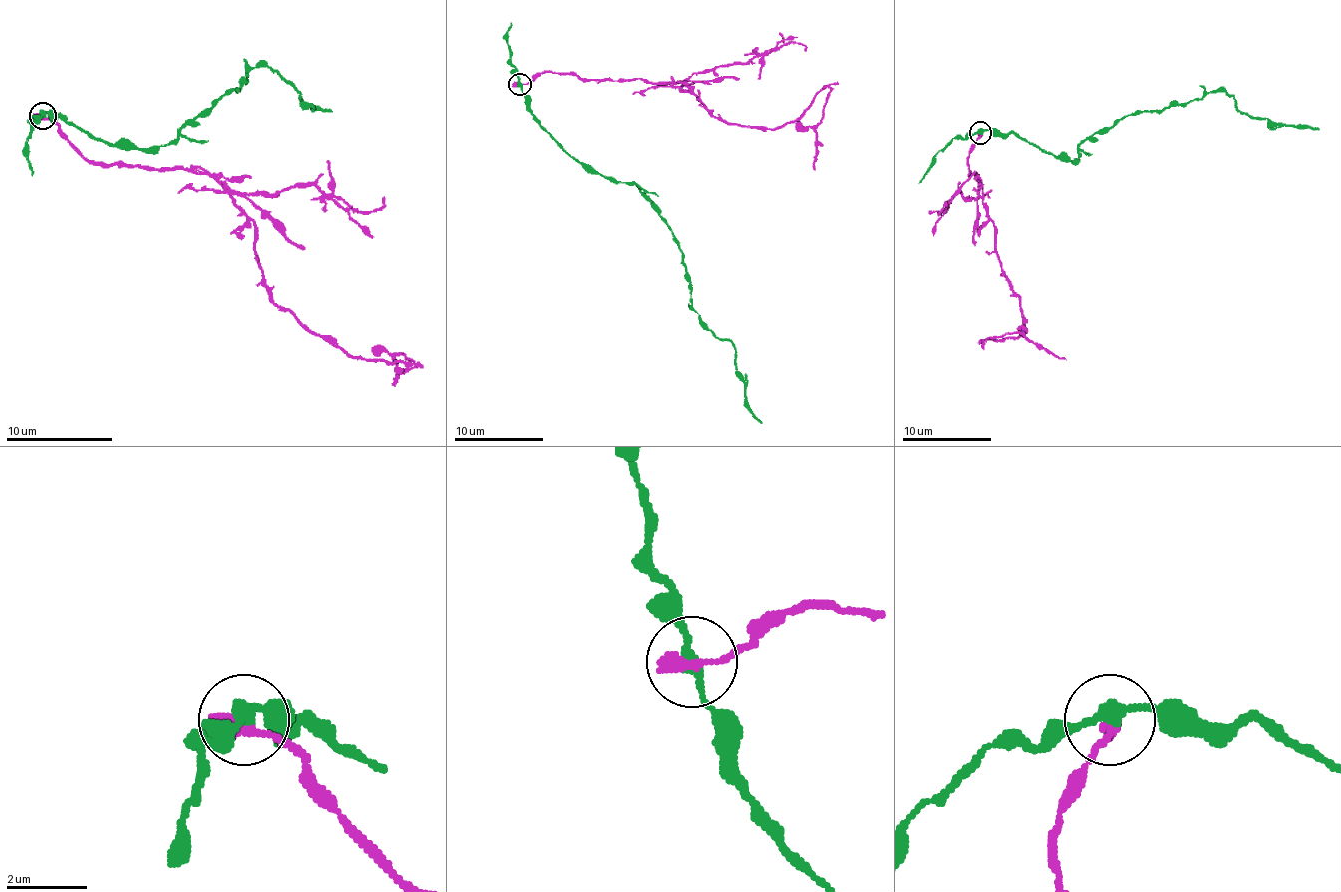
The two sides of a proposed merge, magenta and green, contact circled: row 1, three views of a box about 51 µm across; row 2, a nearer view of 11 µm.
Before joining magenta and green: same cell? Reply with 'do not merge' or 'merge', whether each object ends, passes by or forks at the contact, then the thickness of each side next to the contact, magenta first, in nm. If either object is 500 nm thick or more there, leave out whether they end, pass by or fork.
do not merge | magenta ends | green passes by | 420/280 nm

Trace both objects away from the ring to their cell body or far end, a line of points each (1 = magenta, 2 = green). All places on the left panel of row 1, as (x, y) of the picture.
1: (41, 115), (89, 160), (209, 173), (254, 224), (270, 299), (350, 355), (411, 360), (398, 355), (395, 387)
2: (43, 115), (62, 117), (105, 141), (155, 149), (257, 67), (275, 69), (310, 107), (331, 112)

